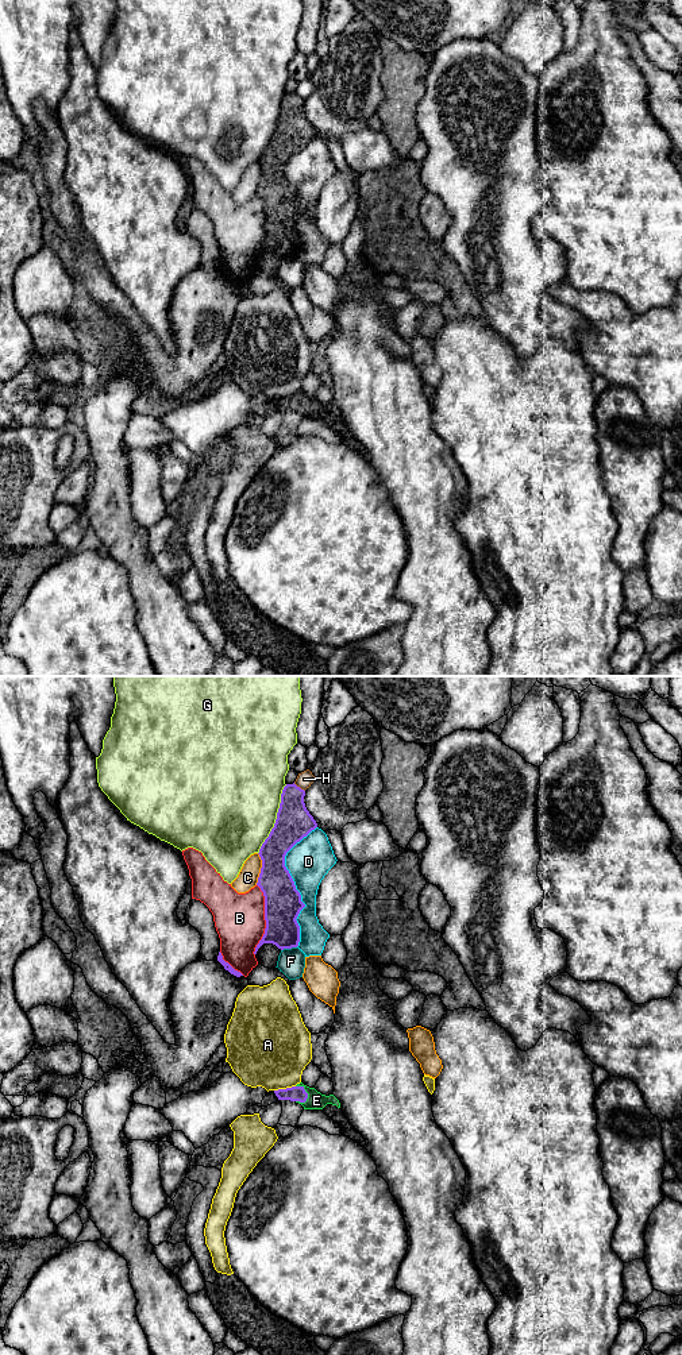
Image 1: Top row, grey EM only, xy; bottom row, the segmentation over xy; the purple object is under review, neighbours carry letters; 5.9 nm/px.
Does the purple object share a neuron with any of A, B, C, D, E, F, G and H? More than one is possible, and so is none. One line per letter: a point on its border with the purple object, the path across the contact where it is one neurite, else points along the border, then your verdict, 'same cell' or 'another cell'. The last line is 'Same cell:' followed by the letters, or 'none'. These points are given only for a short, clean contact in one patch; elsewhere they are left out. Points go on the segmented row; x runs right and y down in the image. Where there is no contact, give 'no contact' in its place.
A: xy (284, 1089) | another cell
B: xy (265, 919) | another cell
C: xy (261, 869) | another cell
D: xy (295, 886) | another cell
E: xy (305, 1092) | across xy (296, 1093), (305, 1092), (316, 1100) | same cell
F: xy (288, 948) | another cell
G: xy (276, 819) | another cell
H: xy (299, 787) | another cell
Same cell: E

